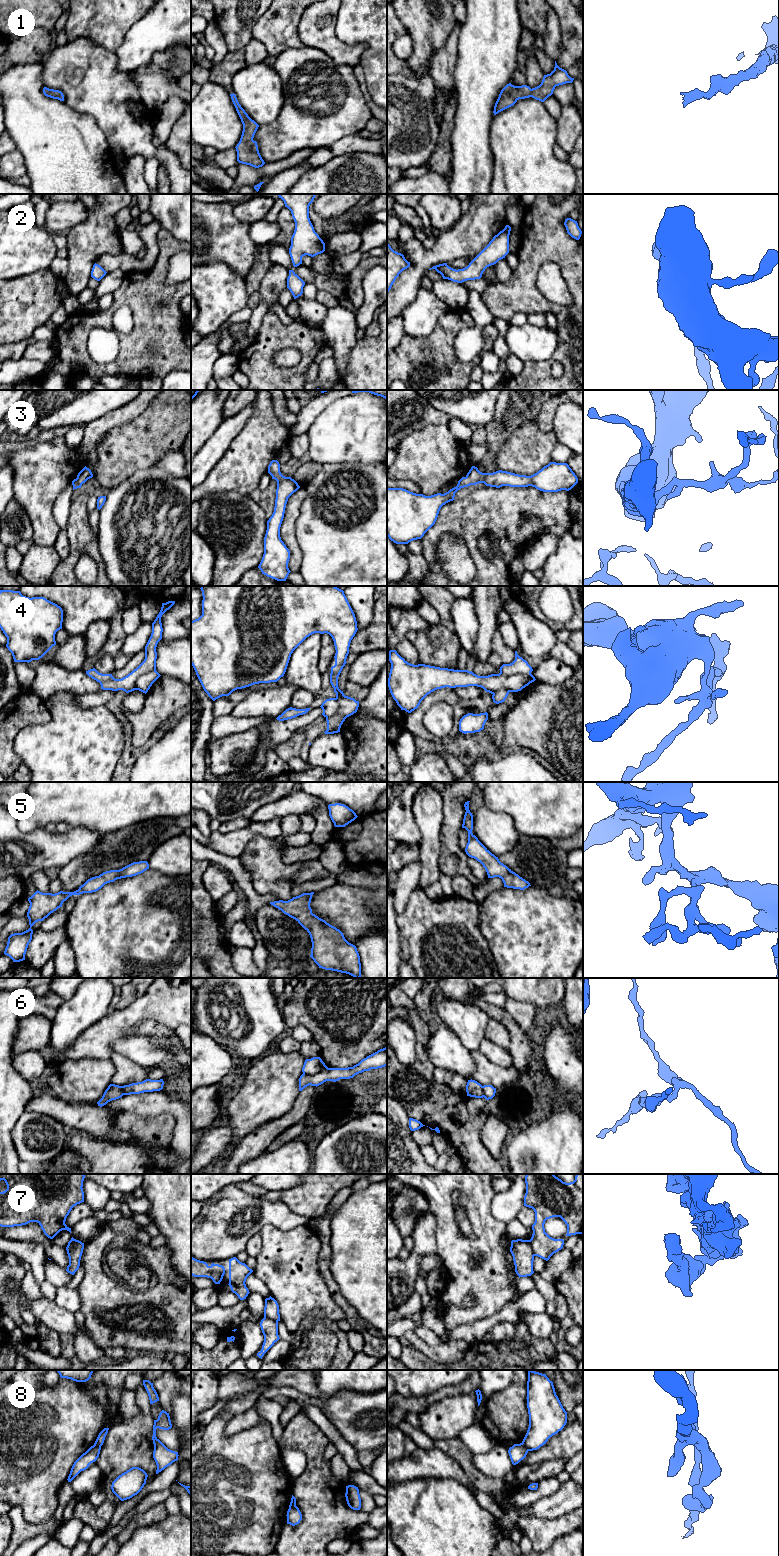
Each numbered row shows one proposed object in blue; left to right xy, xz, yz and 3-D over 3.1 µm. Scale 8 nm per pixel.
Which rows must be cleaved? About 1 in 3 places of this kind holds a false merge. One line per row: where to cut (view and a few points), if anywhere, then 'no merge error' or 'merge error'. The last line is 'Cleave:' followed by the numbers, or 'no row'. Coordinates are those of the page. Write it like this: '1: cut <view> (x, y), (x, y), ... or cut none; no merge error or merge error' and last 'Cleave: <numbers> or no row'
1: cut none; no merge error
2: cut none; no merge error
3: cut none; no merge error
4: cut yz (500, 672), (505, 675), (530, 673); merge error
5: cut none; no merge error
6: cut xz (327, 1067), (314, 1074), (303, 1074); merge error
7: cut yz (529, 1240), (532, 1252), (535, 1255); merge error
8: cut yz (521, 1443), (528, 1450); merge error
Cleave: 4, 6, 7, 8

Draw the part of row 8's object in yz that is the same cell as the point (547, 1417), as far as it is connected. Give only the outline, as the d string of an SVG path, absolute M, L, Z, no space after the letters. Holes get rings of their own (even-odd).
M528 1370L527 1408L529 1427L522 1444L533 1451L546 1444L567 1423L567 1412L546 1374Z

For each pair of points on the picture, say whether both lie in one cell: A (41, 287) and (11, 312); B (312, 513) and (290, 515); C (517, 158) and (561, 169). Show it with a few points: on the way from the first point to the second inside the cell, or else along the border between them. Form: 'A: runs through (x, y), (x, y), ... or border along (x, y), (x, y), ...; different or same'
A: runs through (34, 291), (18, 306); same
B: border along (306, 491), (295, 537); different
C: runs through (528, 168), (550, 169); same

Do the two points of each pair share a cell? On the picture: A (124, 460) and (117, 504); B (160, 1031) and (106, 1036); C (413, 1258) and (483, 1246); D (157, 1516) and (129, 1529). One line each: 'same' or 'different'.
A: different
B: different
C: different
D: same

